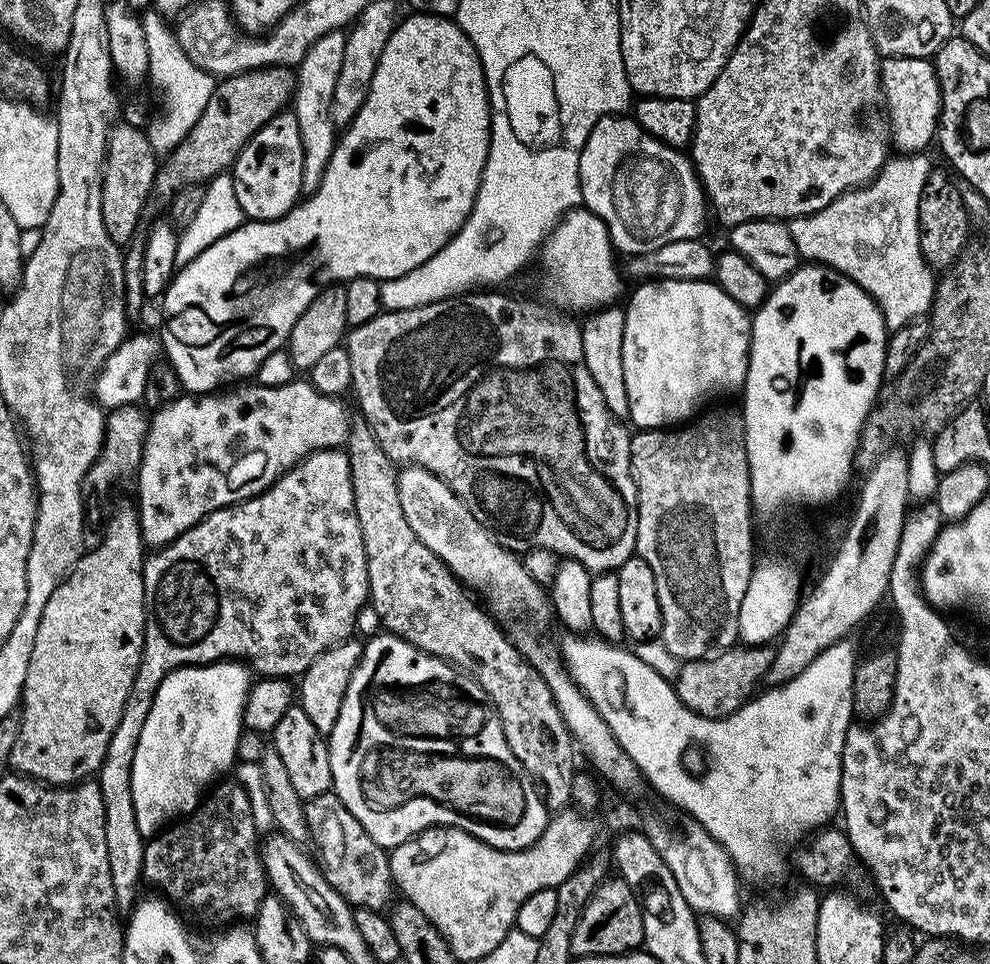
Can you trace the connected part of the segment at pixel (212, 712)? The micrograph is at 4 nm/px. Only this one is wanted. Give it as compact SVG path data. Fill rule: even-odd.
M229 658L214 664L176 668L158 686L150 714L146 714L132 763L134 818L145 838L155 836L177 818L183 818L200 807L205 795L204 787L215 776L222 775L228 767L229 771L237 763L237 752L242 741L240 732L245 731L244 707L253 683L254 676L248 665Z

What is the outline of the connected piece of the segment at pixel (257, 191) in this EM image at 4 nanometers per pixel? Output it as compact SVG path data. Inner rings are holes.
M292 114L288 120L280 116L270 118L266 122L264 132L280 132L273 138L272 144L268 144L267 135L260 134L255 137L254 142L242 146L235 164L232 165L230 173L234 182L235 197L238 198L238 204L244 211L245 217L251 220L280 220L291 208L295 208L302 196L302 170L294 164L294 136L292 131L298 126L298 118ZM267 164L273 164L276 168L284 168L280 176L284 181L279 184L274 177L268 176L263 180L263 168ZM292 164L292 172L288 167ZM292 176L292 181L288 181ZM280 188L280 192L278 191Z

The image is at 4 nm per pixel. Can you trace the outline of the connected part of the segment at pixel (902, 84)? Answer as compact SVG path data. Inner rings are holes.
M893 56L880 64L879 88L882 104L886 109L886 119L890 125L890 140L895 151L900 154L920 154L928 143L938 136L940 122L940 83L936 77L936 65L931 59L919 60L913 56Z

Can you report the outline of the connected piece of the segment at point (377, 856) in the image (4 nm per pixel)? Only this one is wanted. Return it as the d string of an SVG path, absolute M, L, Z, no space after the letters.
M331 790L304 801L304 813L310 844L320 851L323 883L337 897L346 898L353 906L384 912L389 907L387 892L394 888L392 873L388 871L389 853L364 835L359 822Z

